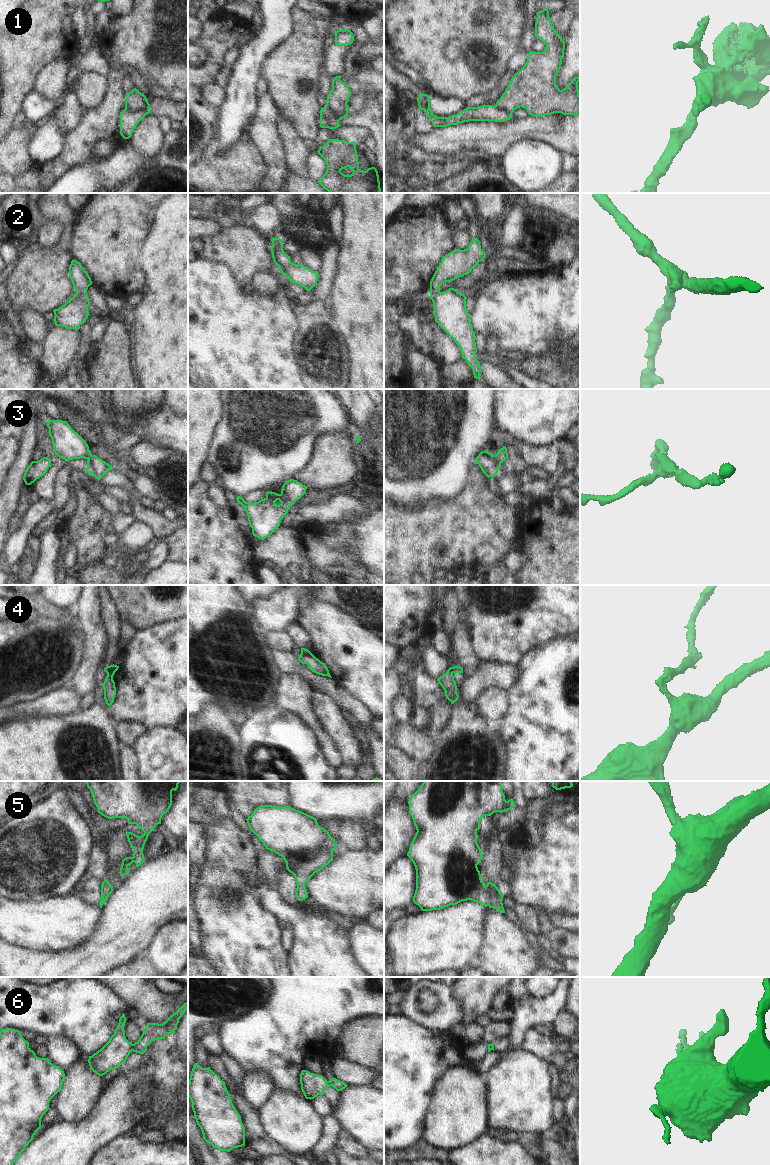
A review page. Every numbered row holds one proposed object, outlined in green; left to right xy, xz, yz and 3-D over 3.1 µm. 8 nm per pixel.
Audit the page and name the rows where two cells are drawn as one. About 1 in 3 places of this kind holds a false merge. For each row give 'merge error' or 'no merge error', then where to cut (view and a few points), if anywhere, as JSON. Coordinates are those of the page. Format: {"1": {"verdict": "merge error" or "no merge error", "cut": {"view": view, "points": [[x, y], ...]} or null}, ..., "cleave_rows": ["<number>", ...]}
{"1": {"verdict": "merge error", "cut": {"view": "xy", "points": [[125, 108], [131, 111], [148, 109]]}}, "2": {"verdict": "merge error", "cut": {"view": "xz", "points": [[281, 241], [278, 245], [272, 246]]}}, "3": {"verdict": "no merge error", "cut": null}, "4": {"verdict": "merge error", "cut": {"view": "xy", "points": [[107, 672], [113, 675]]}}, "5": {"verdict": "no merge error", "cut": null}, "6": {"verdict": "merge error", "cut": {"view": "xy", "points": [[133, 1044], [131, 1050]]}}, "cleave_rows": ["1", "2", "4", "6"]}

